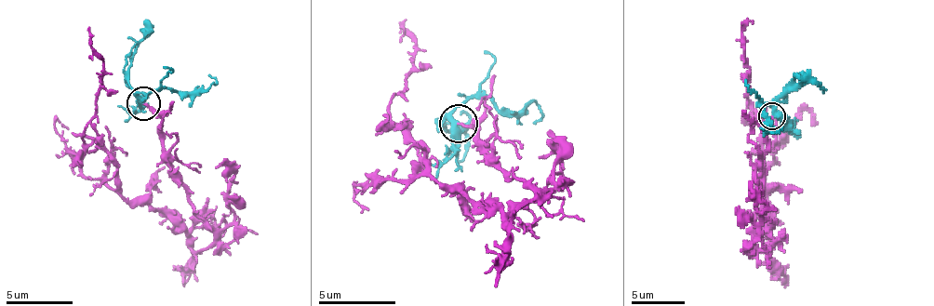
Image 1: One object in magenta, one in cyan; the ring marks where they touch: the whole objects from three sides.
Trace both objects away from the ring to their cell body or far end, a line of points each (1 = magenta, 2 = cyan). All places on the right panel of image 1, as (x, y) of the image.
1: (772, 116), (755, 226), (760, 251), (774, 240), (763, 126), (747, 91), (741, 29), (753, 23)
2: (772, 116), (770, 106), (762, 107), (769, 121), (768, 129), (766, 128), (776, 133), (781, 126)

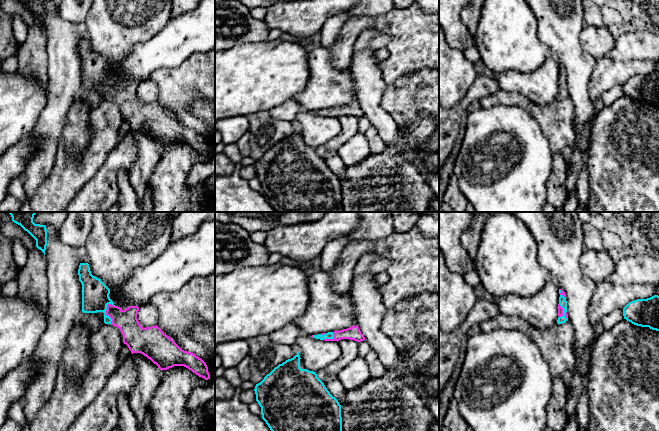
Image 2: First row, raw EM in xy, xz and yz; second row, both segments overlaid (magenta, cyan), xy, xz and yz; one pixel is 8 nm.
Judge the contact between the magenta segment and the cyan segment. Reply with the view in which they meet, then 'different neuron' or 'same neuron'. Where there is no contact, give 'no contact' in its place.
xy | same neuron

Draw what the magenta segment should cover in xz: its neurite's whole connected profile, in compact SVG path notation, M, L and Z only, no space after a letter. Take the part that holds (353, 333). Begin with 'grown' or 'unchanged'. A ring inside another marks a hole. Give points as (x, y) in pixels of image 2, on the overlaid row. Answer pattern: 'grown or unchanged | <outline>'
grown | M358 325L340 331L328 332L326 334L321 333L318 335L312 335L312 337L324 341L337 341L337 342L341 339L350 339L357 342L365 340L365 337L361 333Z

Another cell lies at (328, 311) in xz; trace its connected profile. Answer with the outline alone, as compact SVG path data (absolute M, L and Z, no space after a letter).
M326 271L309 275L309 293L310 301L305 314L293 323L304 334L326 334L357 325L349 292L342 295L336 293Z

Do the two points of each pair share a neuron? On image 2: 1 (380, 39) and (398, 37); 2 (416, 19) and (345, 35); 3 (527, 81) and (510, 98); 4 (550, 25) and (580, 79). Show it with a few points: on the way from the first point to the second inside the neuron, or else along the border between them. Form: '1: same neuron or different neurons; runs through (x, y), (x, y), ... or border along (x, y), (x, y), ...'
1: different neurons; border along (368, 29), (385, 32), (389, 36), (387, 46)
2: same neuron; runs through (398, 22), (363, 22)
3: different neurons; border along (499, 87), (519, 92), (536, 103)
4: same neuron; runs through (562, 38), (578, 66)

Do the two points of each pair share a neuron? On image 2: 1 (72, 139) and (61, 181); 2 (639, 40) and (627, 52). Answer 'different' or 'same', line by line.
1: different
2: same

